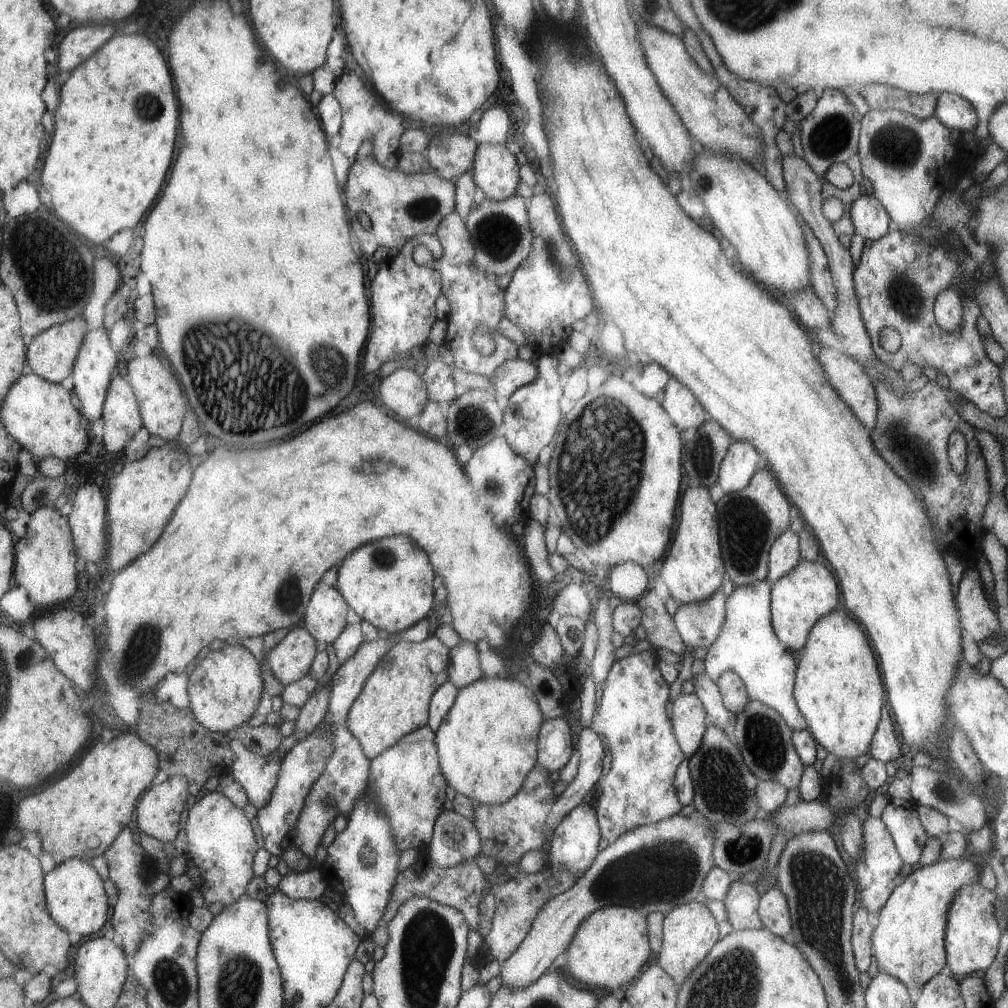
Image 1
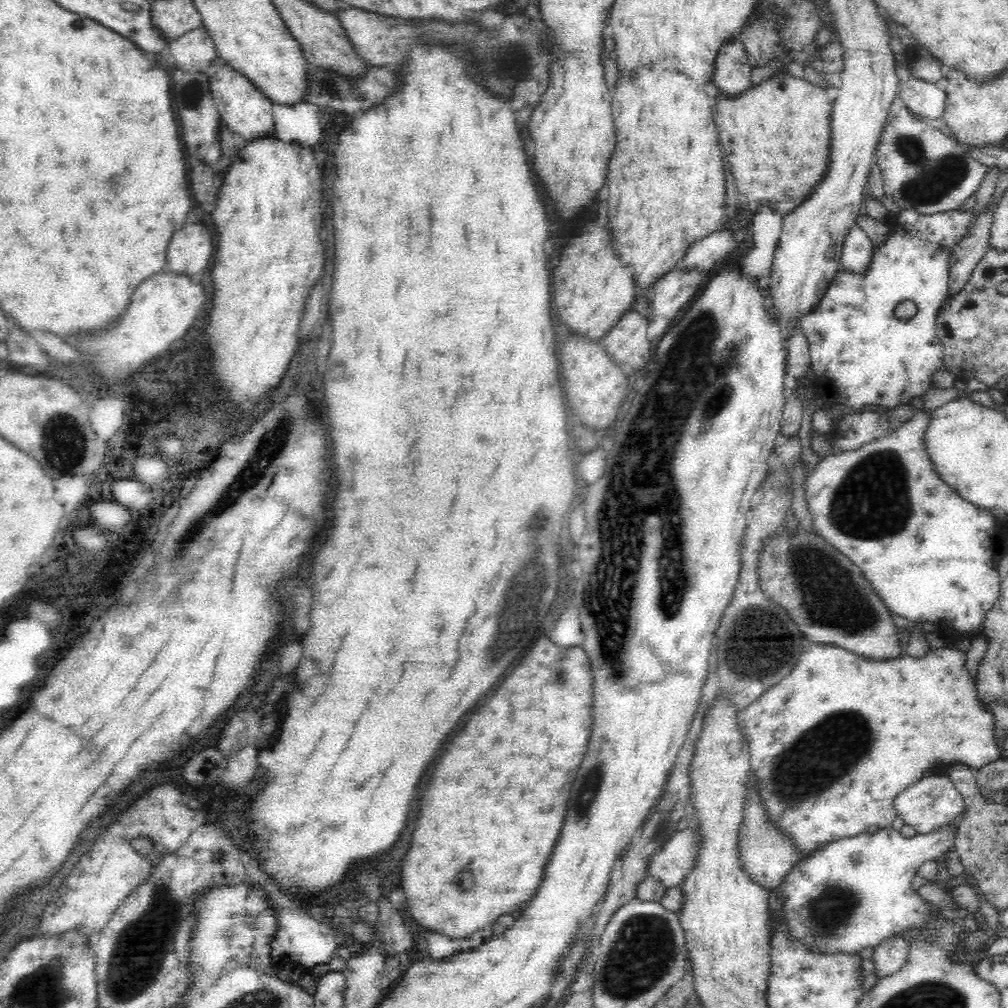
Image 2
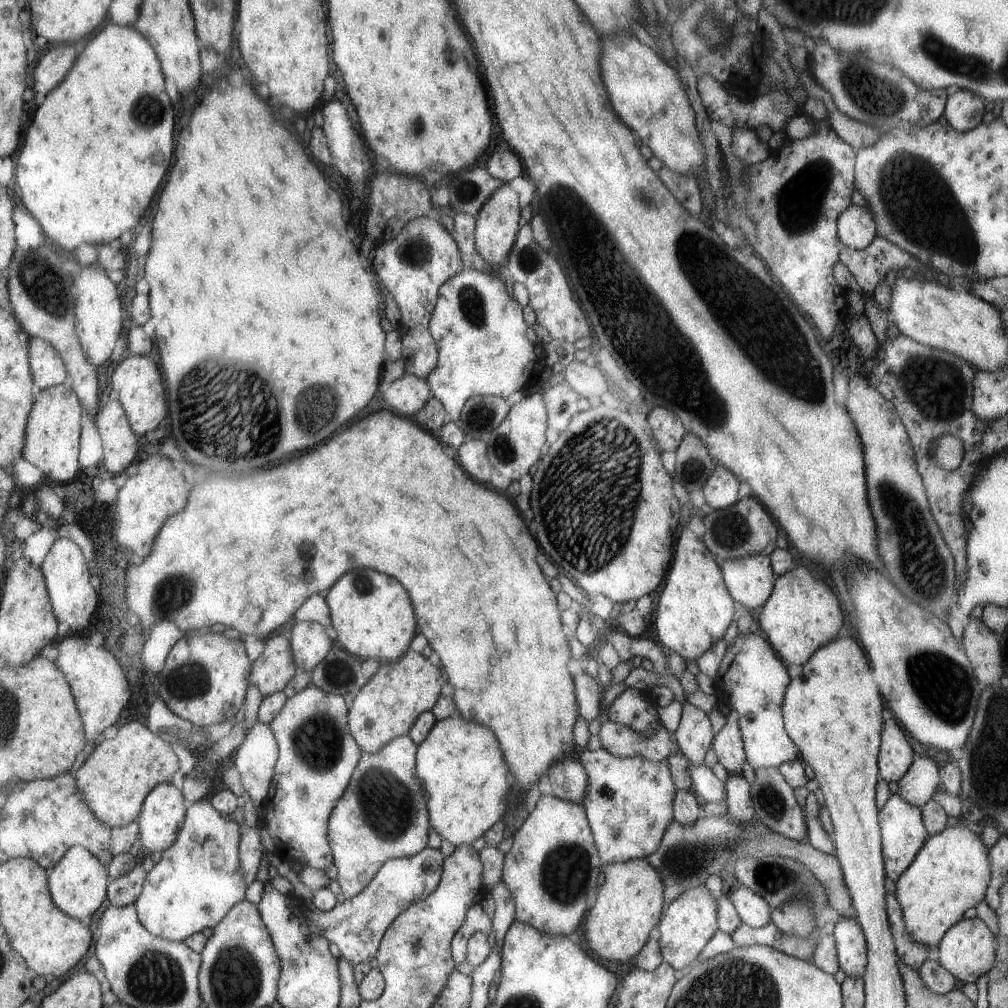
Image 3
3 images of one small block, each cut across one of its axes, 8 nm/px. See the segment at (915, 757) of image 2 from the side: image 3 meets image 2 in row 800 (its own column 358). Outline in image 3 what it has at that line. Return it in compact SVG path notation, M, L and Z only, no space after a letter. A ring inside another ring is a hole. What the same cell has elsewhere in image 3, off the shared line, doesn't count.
M411 736L395 738L377 754L363 754L355 778L347 788L347 794L339 802L339 808L331 816L331 848L335 850L335 866L339 872L339 884L345 898L357 898L379 876L389 860L417 856L429 848L431 838L431 808L425 794L423 778L419 776L419 744Z

